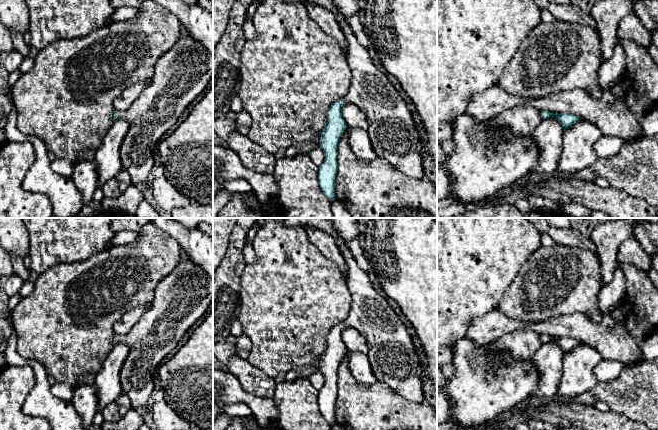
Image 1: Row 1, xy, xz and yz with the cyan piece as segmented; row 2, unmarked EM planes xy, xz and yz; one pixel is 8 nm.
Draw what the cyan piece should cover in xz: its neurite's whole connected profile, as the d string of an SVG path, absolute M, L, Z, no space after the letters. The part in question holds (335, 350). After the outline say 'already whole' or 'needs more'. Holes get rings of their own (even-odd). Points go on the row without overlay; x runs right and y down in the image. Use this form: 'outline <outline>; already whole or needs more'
outline M284 218L282 222L288 226L314 226L331 235L335 239L347 266L346 283L351 296L350 312L342 324L338 324L331 329L328 335L327 346L320 362L320 372L325 377L325 383L319 390L318 406L324 419L330 426L336 423L337 370L341 359L347 353L346 346L342 341L342 331L348 326L357 329L366 338L369 347L367 356L378 382L387 384L409 401L416 403L425 402L423 391L426 372L425 365L421 361L420 353L407 327L391 307L391 301L381 296L374 288L367 272L357 263L347 244L337 236L332 222L328 218Z; needs more

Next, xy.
outline M190 259L180 261L175 269L157 284L154 299L139 321L126 334L114 336L116 343L126 343L130 347L120 371L120 382L133 409L140 410L148 404L159 366L187 331L206 313L212 300L213 278Z; needs more

